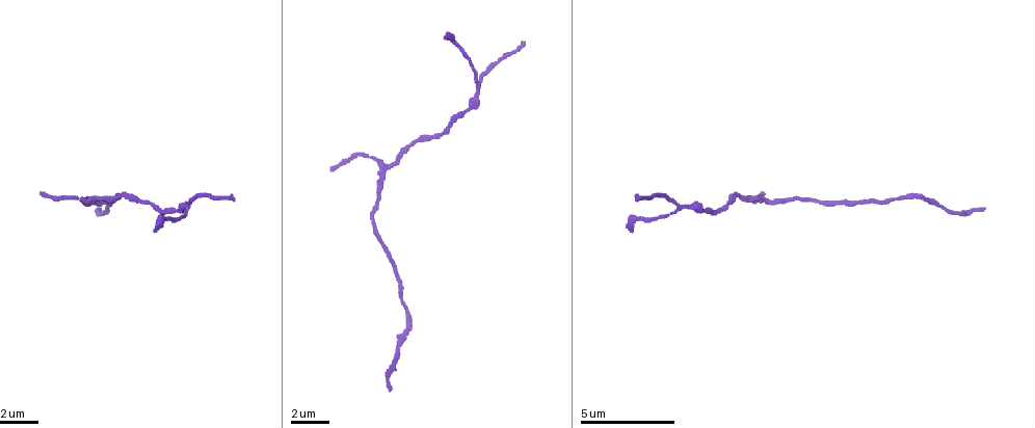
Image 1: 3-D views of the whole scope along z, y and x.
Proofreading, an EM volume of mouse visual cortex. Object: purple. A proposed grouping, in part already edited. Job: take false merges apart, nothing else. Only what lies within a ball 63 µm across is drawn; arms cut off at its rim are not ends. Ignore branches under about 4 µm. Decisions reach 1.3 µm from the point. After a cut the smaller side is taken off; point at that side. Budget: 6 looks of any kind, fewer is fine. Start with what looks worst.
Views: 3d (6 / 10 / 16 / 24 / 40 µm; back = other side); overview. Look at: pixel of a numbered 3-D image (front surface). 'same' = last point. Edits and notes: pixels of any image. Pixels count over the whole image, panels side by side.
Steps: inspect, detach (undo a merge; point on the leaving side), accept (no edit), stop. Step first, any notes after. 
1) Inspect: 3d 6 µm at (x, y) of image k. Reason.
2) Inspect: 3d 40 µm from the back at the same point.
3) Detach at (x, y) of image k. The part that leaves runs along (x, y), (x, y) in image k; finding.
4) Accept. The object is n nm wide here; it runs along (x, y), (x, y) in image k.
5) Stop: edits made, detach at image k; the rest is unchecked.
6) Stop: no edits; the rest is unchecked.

Inspect: 3d 16 µm at (728, 204) of image 1. Thin neck.

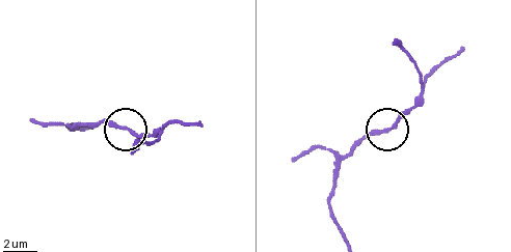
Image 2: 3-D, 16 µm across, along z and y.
Accept. It runs along (332, 173), (361, 138), (387, 131), (414, 106) in image 2; continuous, no second neuron.

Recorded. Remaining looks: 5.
Inspect: 3d 16 µm at (371, 216) of image 1. A narrow waist.

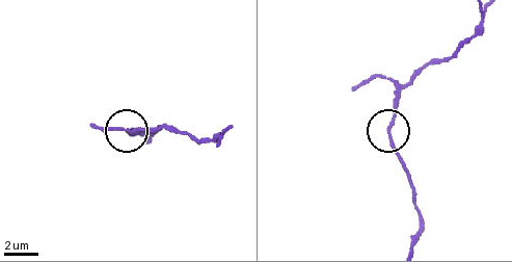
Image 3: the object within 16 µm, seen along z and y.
Inspect: 3d 6 µm at the same point.

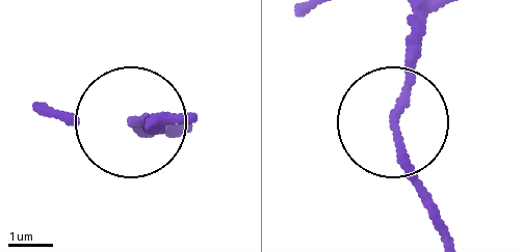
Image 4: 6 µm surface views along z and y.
Accept. It runs along (404, 56), (394, 131), (435, 230) in image 4; one neuron here.

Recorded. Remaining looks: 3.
Inspect: 3d 6 µm at (903, 196) of image 1. Calibre changes.

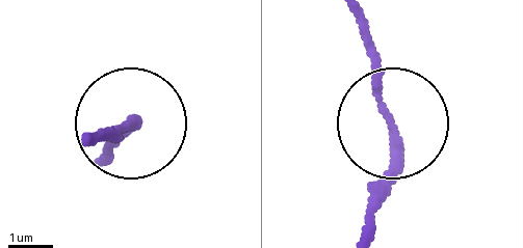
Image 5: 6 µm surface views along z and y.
Inspect: 3d 6 µm from the back at (129, 124) of image 5.

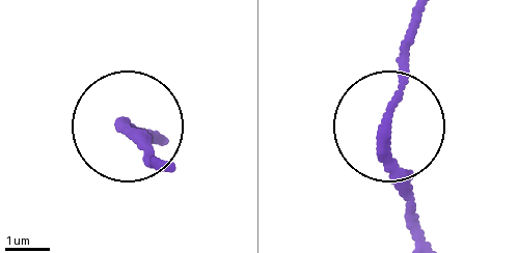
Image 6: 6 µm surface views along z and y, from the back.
Accept. Continuous, no second neuron.

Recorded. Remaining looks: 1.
Stop: no edits; the rest is unchecked.

